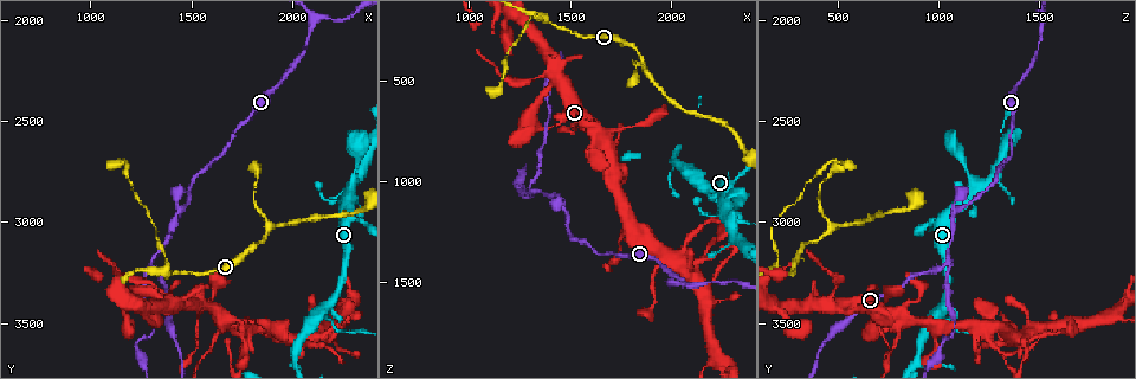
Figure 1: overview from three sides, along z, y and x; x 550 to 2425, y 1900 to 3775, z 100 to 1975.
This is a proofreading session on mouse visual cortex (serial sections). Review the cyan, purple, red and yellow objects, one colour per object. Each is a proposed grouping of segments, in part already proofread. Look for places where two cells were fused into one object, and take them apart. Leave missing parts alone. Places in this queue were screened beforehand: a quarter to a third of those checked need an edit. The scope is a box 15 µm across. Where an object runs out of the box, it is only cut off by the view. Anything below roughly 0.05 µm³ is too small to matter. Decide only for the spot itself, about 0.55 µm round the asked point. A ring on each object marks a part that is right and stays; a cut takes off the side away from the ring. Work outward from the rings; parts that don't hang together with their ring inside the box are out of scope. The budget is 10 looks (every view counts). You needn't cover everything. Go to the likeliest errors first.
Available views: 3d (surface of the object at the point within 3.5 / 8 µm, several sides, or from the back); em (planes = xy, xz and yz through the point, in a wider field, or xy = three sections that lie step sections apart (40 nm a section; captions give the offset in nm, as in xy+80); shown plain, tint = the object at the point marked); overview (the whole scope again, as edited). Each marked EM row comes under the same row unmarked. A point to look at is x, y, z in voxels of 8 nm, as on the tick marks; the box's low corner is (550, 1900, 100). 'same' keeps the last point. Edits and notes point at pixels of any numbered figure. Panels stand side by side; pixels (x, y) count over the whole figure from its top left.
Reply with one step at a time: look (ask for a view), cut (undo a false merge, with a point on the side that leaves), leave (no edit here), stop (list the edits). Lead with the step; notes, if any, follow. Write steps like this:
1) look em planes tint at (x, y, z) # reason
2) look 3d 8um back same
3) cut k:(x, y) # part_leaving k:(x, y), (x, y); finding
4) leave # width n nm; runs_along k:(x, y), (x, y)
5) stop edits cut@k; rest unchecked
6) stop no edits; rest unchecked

look 3d 8um at (1460, 2960, 1080)

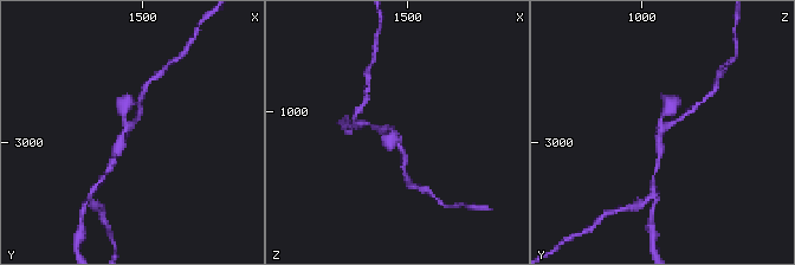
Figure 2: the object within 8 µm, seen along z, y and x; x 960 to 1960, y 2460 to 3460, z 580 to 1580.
look 3d 3.5um at (1460, 2950, 1080)

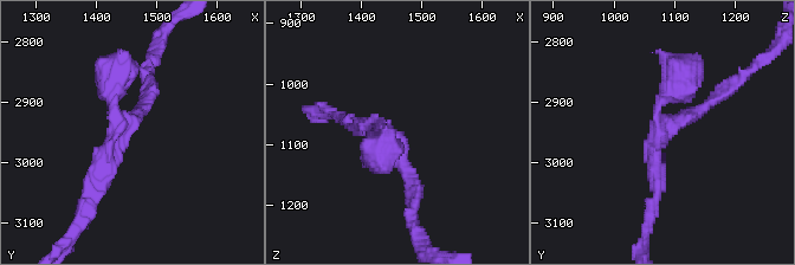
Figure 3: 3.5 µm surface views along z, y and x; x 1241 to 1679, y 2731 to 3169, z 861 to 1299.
look em planes tint at (1450, 2945, 1090) # arms 3; arm_widths 150, 250, 400 nm; now the EM

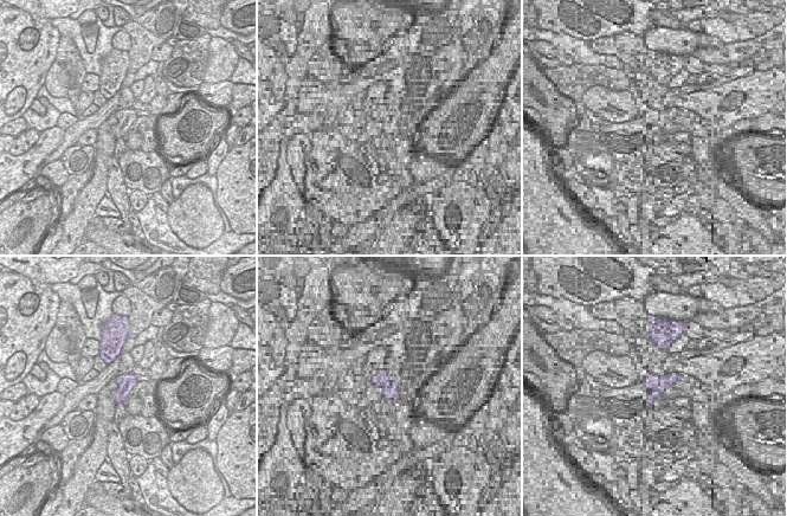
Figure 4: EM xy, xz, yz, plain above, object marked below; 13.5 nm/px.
leave # one cell here

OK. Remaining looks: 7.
look 3d 3.5um at (1300, 3200, 1040)

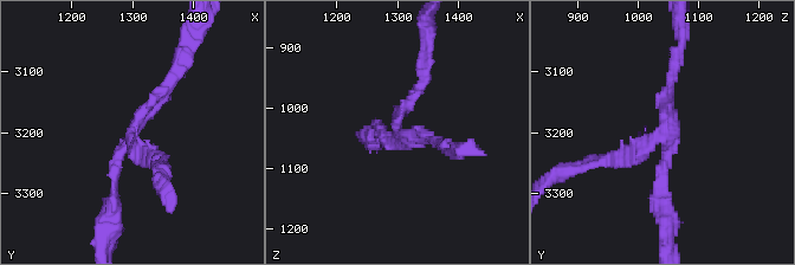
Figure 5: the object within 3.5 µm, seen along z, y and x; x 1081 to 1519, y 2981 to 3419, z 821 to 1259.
look em xy step 1 tint at (1305, 3195, 1045) # need the tissue

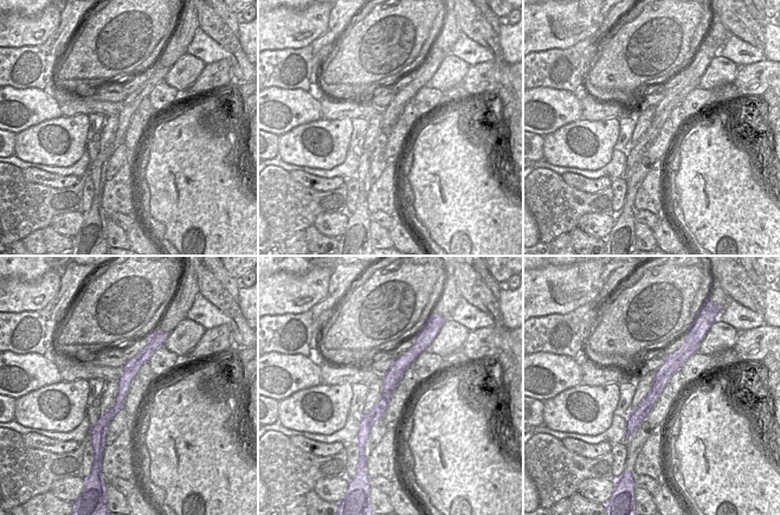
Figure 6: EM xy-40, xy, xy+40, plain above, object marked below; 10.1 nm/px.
look em xy step 2 tint same # cut it another way

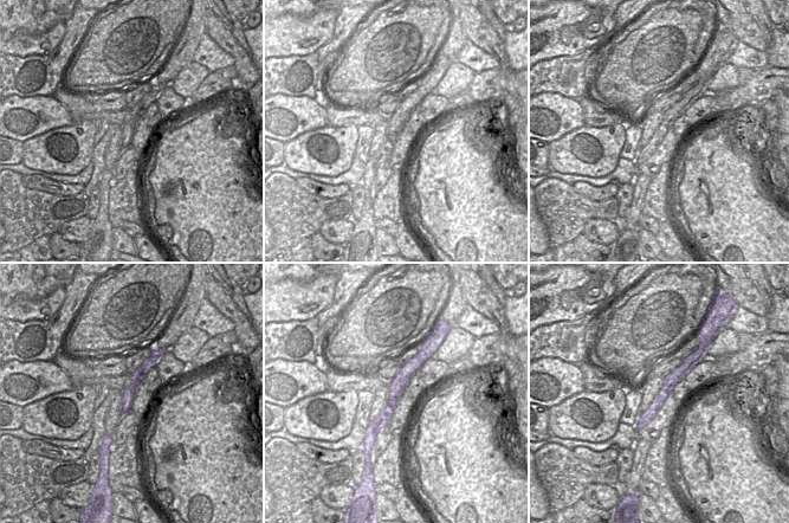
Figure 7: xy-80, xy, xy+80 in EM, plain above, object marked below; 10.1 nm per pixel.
leave # arms 3; arm_widths 150, 150, 150 nm; runs_along 7:(422, 352), (396, 386), (370, 439); continuous, no second cell

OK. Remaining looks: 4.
look 3d 3.5um at (1330, 3340, 470)

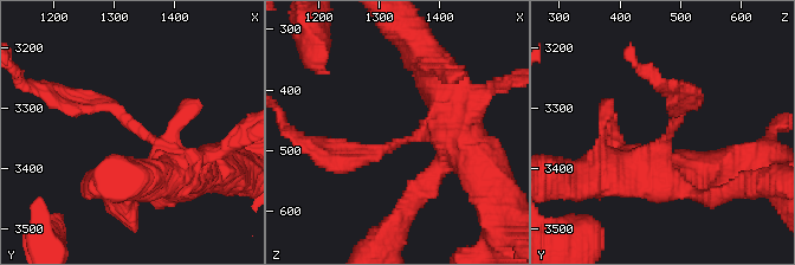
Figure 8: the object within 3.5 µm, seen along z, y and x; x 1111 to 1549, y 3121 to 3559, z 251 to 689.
look em xy step 5 tint at (1340, 3335, 485) # arm_widths 200, 600 nm

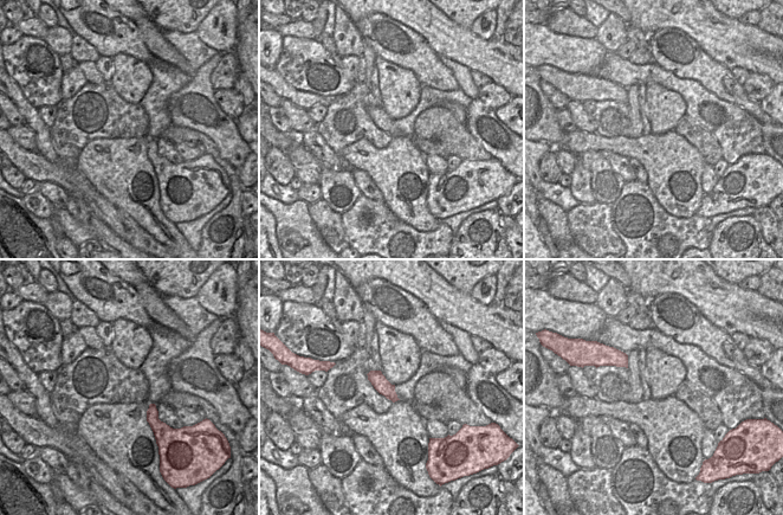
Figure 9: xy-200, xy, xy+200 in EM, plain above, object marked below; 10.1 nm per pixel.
leave # runs_along 8:(192, 174), (109, 104), (72, 97); continuous, no second cell

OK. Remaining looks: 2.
look 3d 3.5um at (1320, 3550, 1060) # abrupt turn

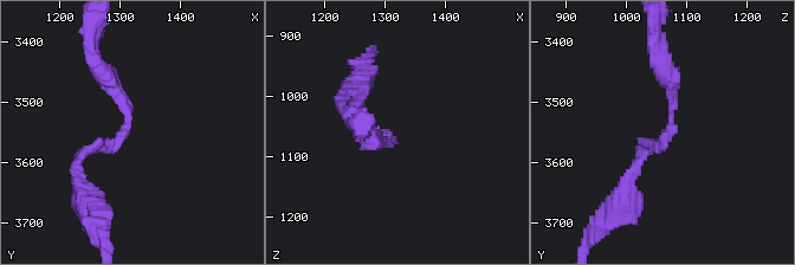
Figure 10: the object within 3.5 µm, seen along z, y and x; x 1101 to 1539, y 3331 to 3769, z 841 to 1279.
look em xy step 2 tint at (1310, 3545, 1075) # arm_widths 150, 250 nm

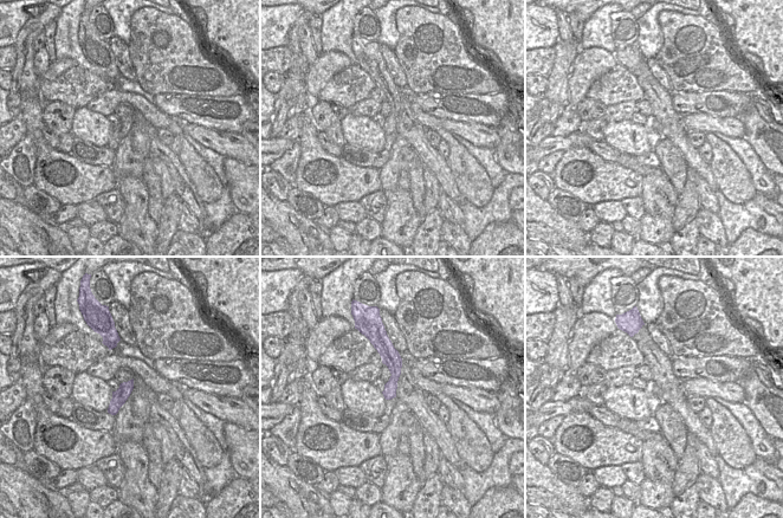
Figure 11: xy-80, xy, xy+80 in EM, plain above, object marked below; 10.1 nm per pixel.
leave # all the same cell

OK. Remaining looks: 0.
stop no edits; rest unchecked

